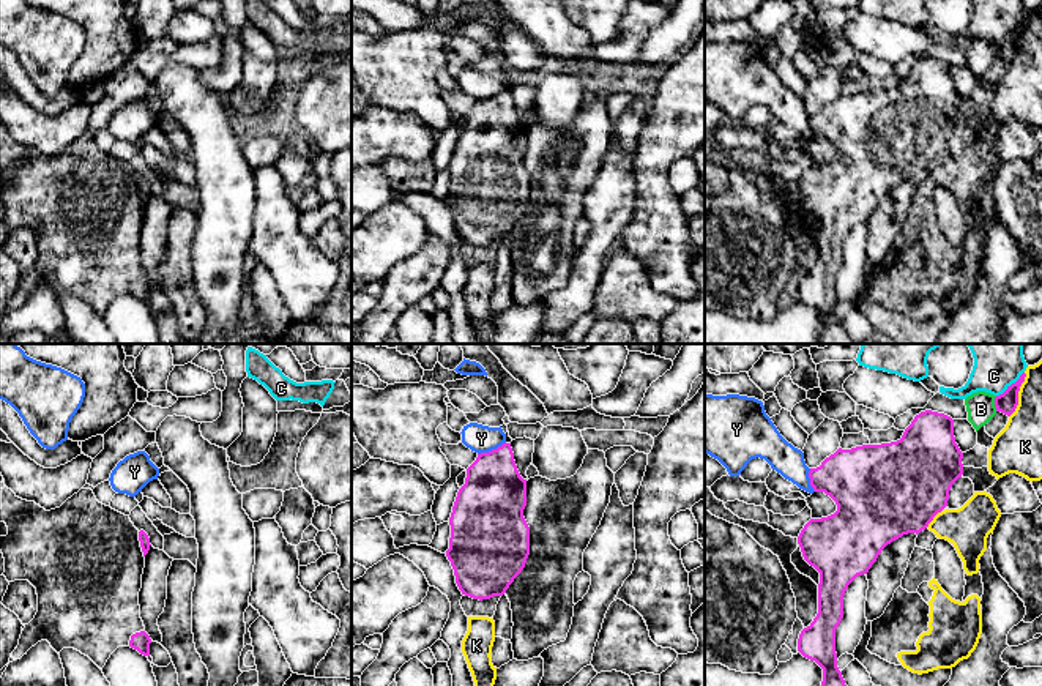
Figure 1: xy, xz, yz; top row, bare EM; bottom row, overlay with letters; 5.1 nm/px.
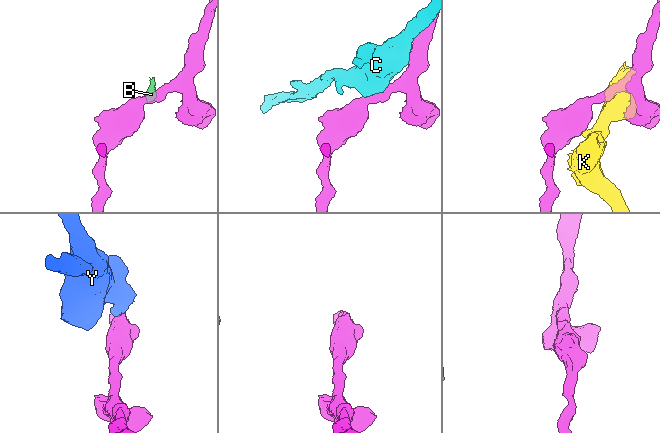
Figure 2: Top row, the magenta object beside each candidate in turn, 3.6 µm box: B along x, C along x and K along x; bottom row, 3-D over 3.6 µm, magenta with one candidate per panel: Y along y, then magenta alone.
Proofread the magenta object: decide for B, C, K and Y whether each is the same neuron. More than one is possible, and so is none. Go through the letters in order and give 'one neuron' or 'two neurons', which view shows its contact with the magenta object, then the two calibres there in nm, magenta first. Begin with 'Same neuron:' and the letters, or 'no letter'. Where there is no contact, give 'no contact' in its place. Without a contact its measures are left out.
Same neuron: no letter
B: two neurons; contact in yz; calibres 110 and 150 nm
C: two neurons; contact in yz; calibres 110 and 200 nm
K: two neurons; contact in yz; calibres 110 and 220 nm
Y: two neurons; contact in xz; calibres 320 and 140 nm

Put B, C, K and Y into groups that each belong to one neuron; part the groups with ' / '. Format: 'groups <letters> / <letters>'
groups B / C / K / Y

